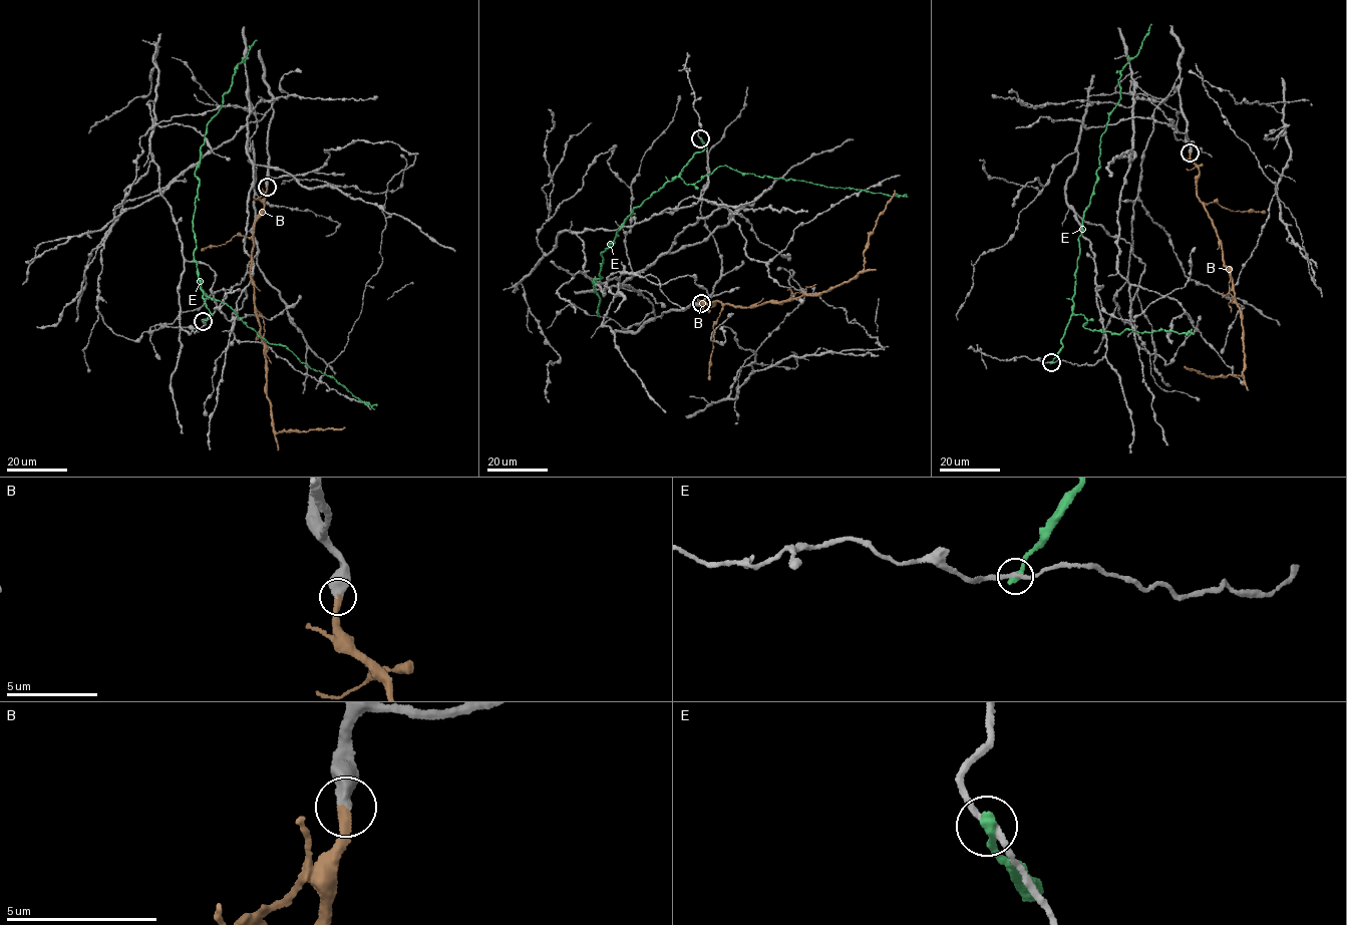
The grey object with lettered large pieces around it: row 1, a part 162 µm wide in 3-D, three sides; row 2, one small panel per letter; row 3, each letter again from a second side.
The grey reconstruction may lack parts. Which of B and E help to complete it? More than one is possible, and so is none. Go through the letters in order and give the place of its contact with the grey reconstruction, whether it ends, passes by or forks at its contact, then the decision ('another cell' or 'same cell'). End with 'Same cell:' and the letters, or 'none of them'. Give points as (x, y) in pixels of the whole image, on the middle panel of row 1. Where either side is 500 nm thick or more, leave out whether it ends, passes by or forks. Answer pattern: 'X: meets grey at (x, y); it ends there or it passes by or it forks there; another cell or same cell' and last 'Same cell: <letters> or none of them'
B: meets grey at (701, 303); same cell
E: meets grey at (700, 138); it ends there; another cell
Same cell: B

